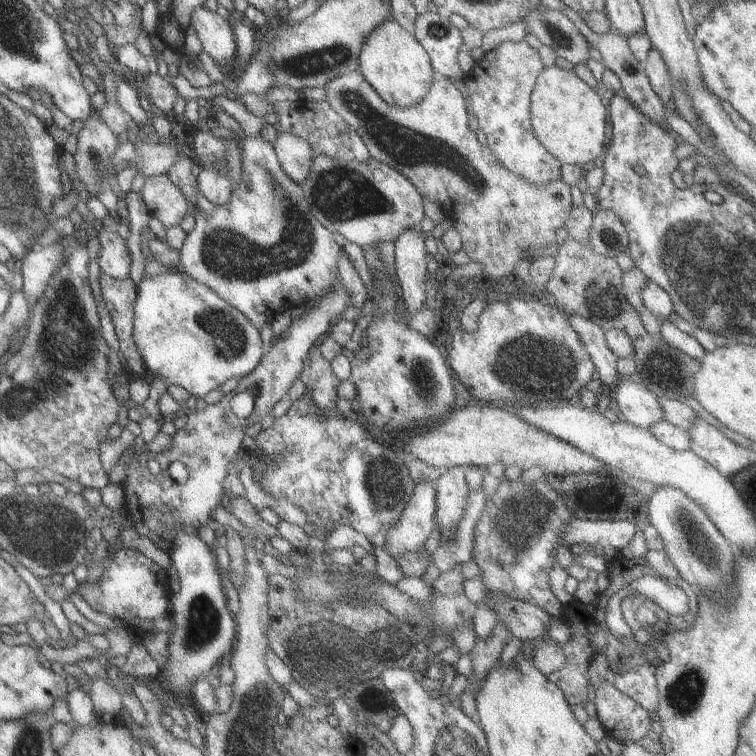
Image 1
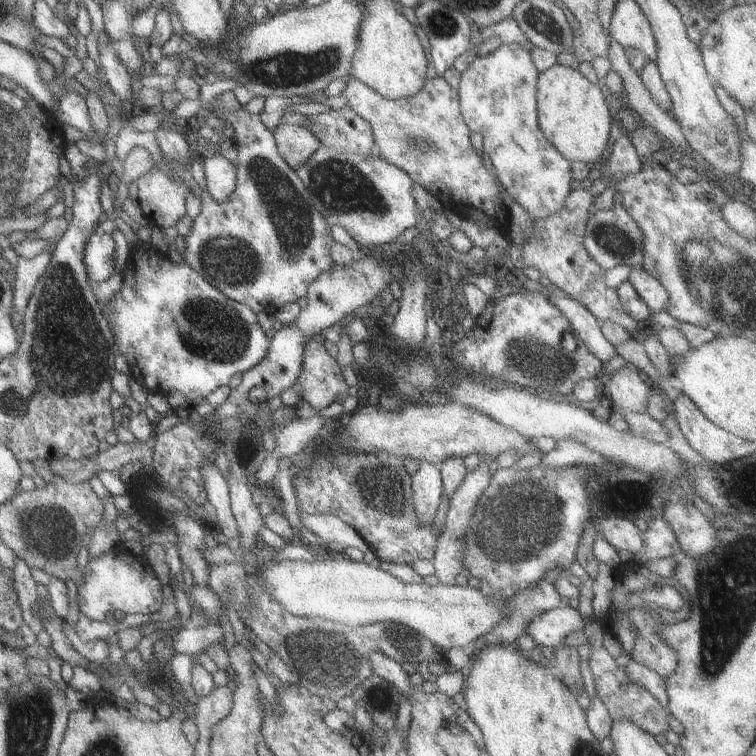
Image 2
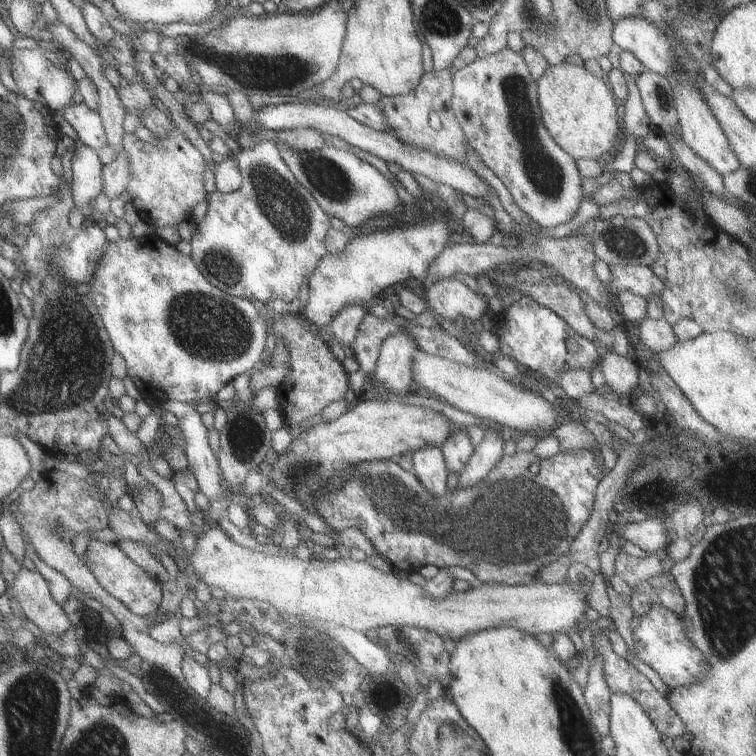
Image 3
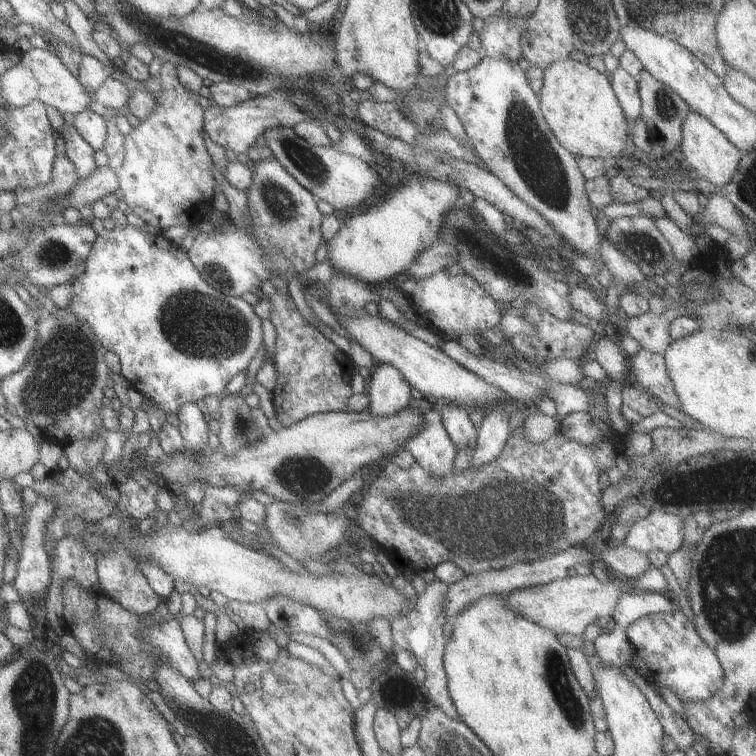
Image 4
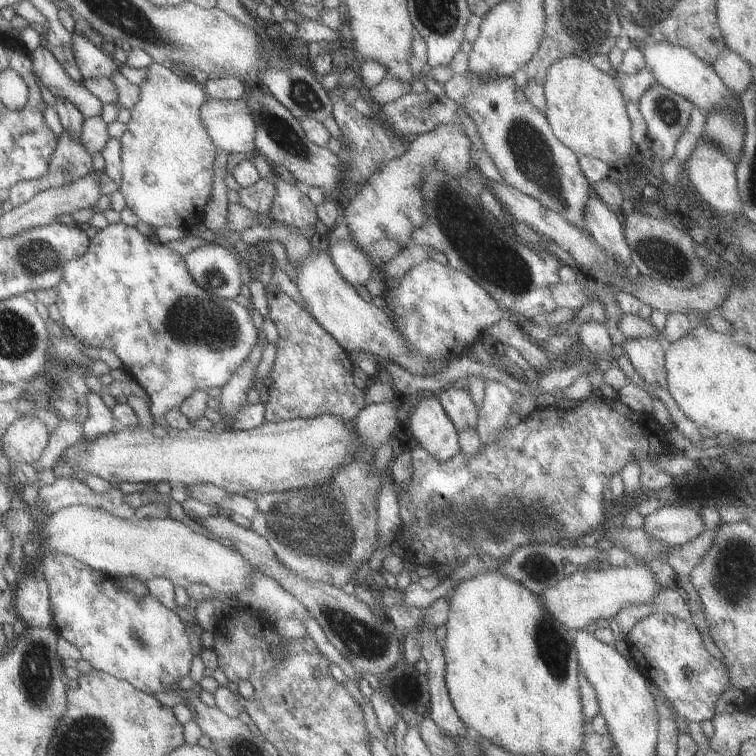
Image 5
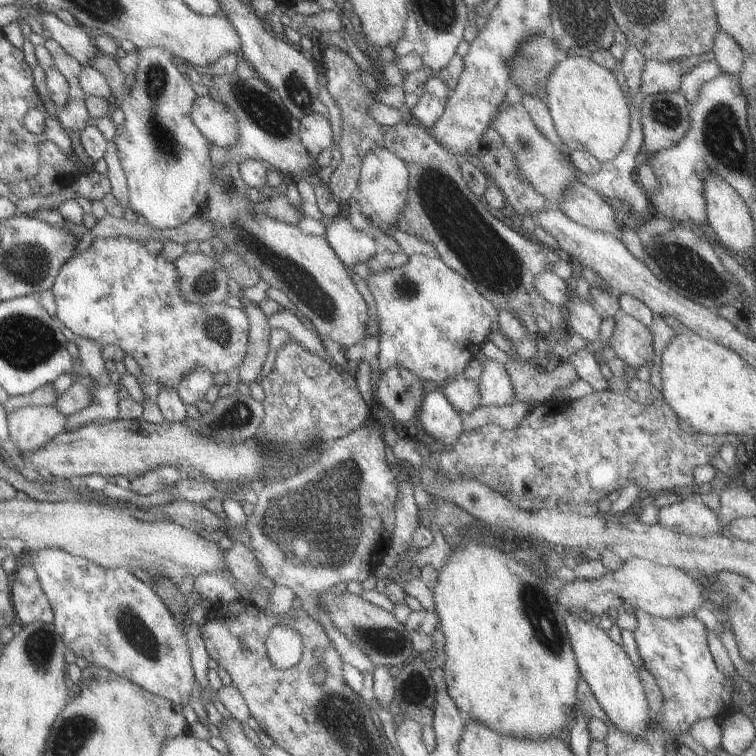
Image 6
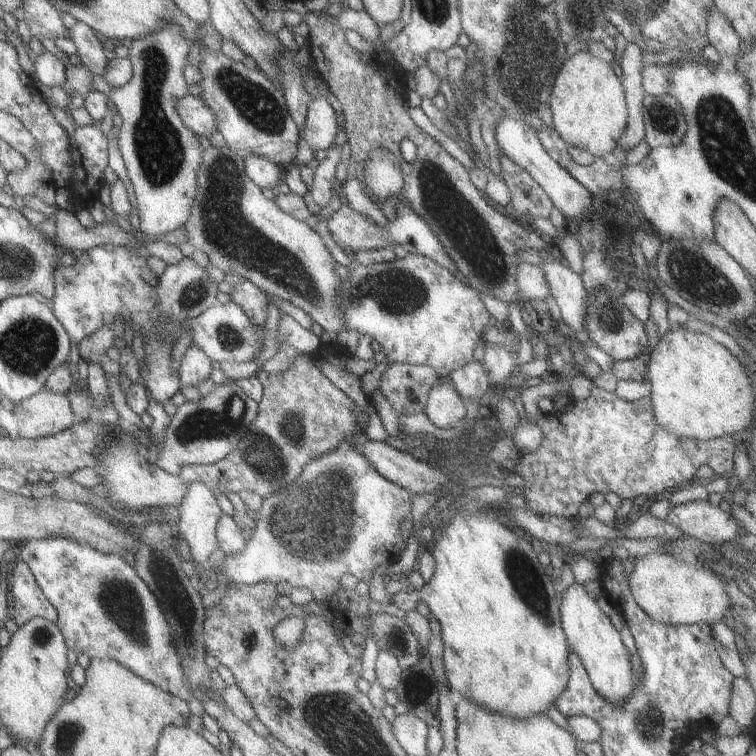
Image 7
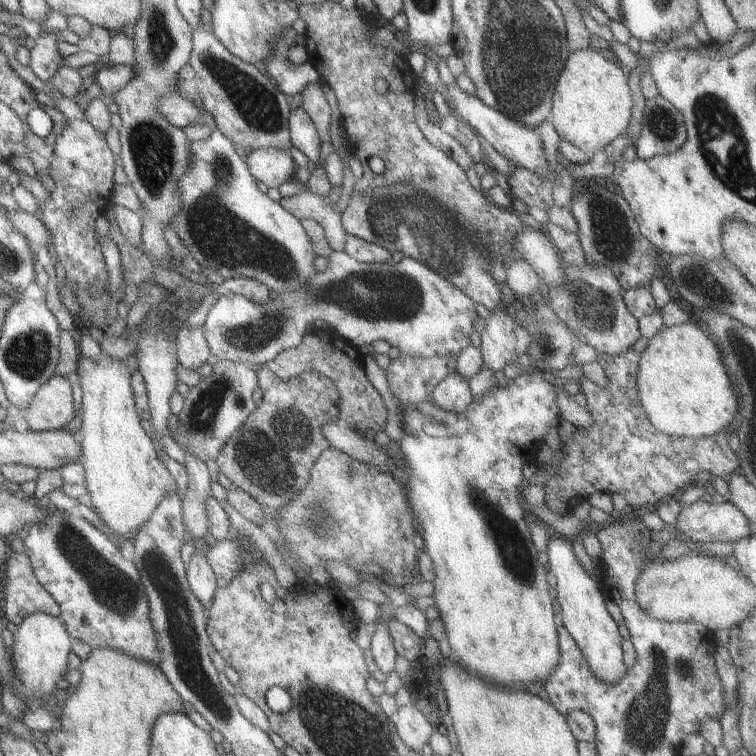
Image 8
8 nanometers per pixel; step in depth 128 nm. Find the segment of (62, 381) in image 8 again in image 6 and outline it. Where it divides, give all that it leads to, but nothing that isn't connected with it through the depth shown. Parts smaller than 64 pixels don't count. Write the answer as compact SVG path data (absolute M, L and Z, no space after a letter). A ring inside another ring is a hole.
M37 404L37 406L19 406L6 413L8 441L13 442L17 452L38 450L47 444L51 438L63 432L67 428L67 416L59 414L59 410L53 404Z

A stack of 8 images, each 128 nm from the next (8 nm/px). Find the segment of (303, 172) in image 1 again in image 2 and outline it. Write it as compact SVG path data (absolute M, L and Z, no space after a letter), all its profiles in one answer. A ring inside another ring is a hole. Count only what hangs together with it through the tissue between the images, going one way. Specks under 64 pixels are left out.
M278 123L272 135L278 153L292 169L305 165L321 145L313 133L303 126Z

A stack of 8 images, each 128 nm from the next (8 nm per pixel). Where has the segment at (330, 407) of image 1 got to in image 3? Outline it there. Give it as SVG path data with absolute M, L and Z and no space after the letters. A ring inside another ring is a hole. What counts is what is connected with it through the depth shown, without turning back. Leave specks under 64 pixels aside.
M292 313L277 315L268 323L268 330L275 338L284 342L288 352L288 373L275 387L277 410L284 427L303 422L325 408L325 405L343 399L347 390L347 374L343 371L342 364L331 356L327 342L303 328Z

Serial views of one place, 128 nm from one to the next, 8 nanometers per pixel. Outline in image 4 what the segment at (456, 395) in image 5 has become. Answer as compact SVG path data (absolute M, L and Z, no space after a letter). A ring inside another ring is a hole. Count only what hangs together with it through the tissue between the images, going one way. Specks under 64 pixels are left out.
M443 406L438 412L442 417L443 428L454 444L456 452L472 449L476 441L477 429L469 420L468 414L459 408L453 408L453 406Z

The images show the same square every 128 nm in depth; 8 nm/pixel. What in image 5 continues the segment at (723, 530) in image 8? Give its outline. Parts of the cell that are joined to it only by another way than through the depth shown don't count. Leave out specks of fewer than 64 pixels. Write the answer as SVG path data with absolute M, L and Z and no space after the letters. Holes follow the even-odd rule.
M679 505L662 506L652 514L644 517L643 532L652 538L667 542L667 546L677 547L693 540L695 536L705 532L703 519L697 507Z

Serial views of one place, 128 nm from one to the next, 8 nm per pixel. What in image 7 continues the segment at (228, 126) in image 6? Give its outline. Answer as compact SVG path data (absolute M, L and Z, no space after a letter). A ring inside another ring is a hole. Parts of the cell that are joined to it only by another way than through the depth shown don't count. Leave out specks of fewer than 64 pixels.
M187 94L175 101L175 108L181 122L198 136L209 137L216 130L214 114L195 95Z

